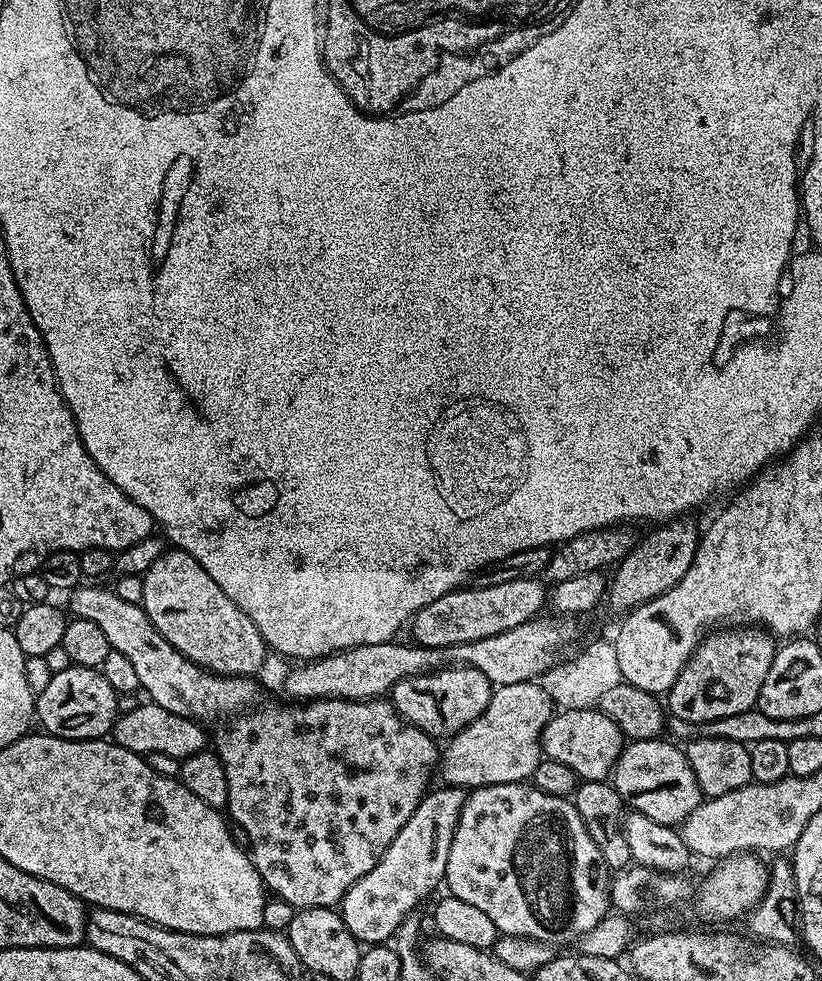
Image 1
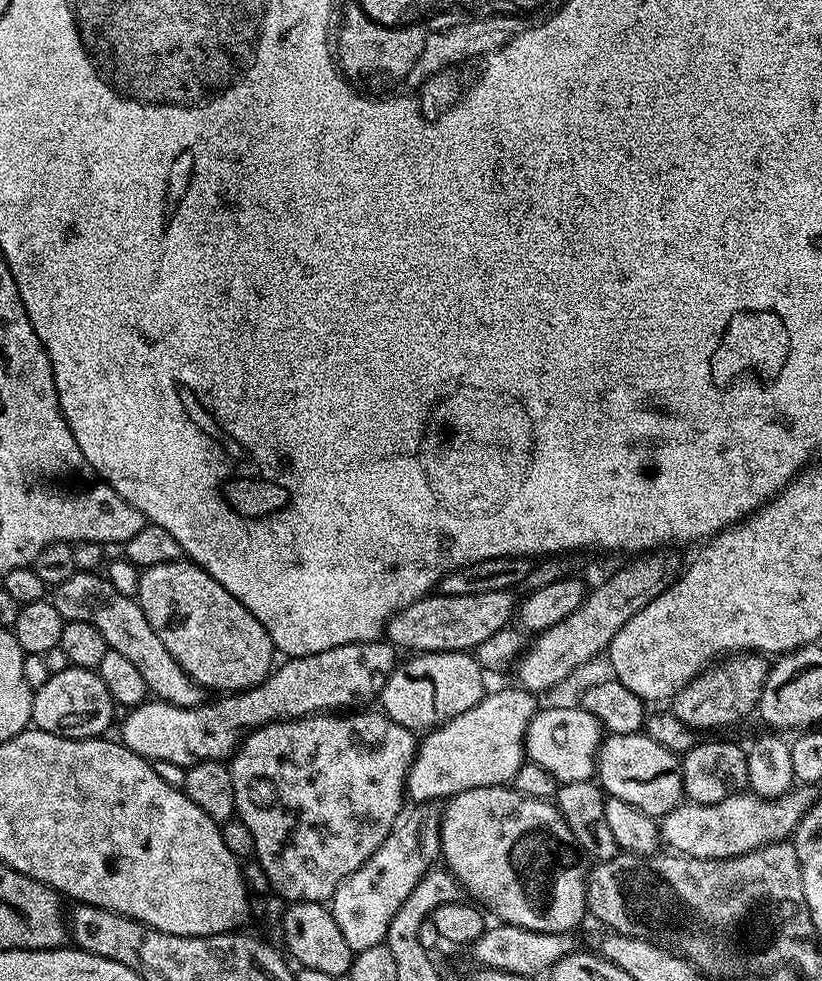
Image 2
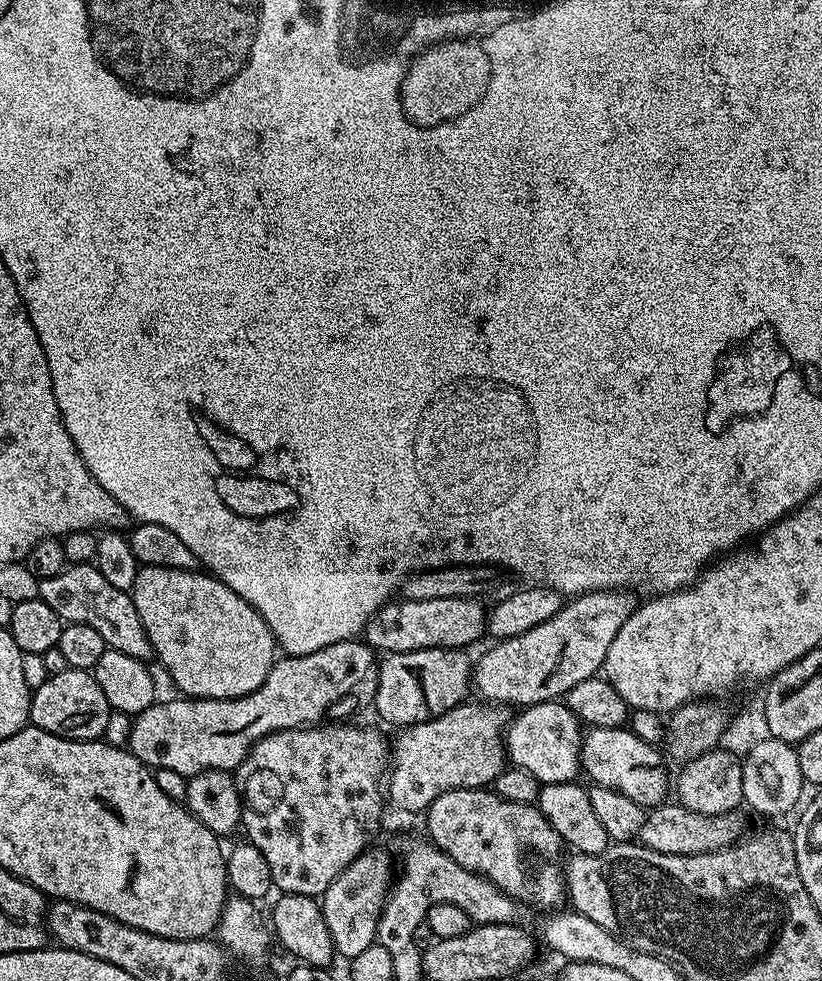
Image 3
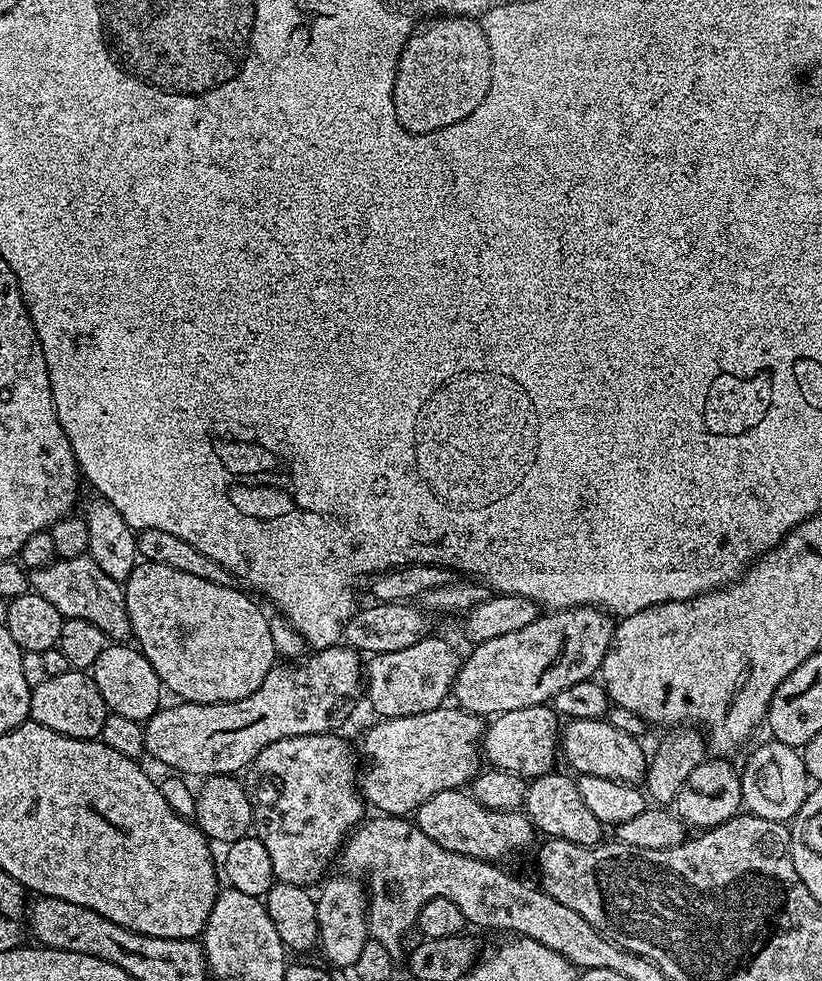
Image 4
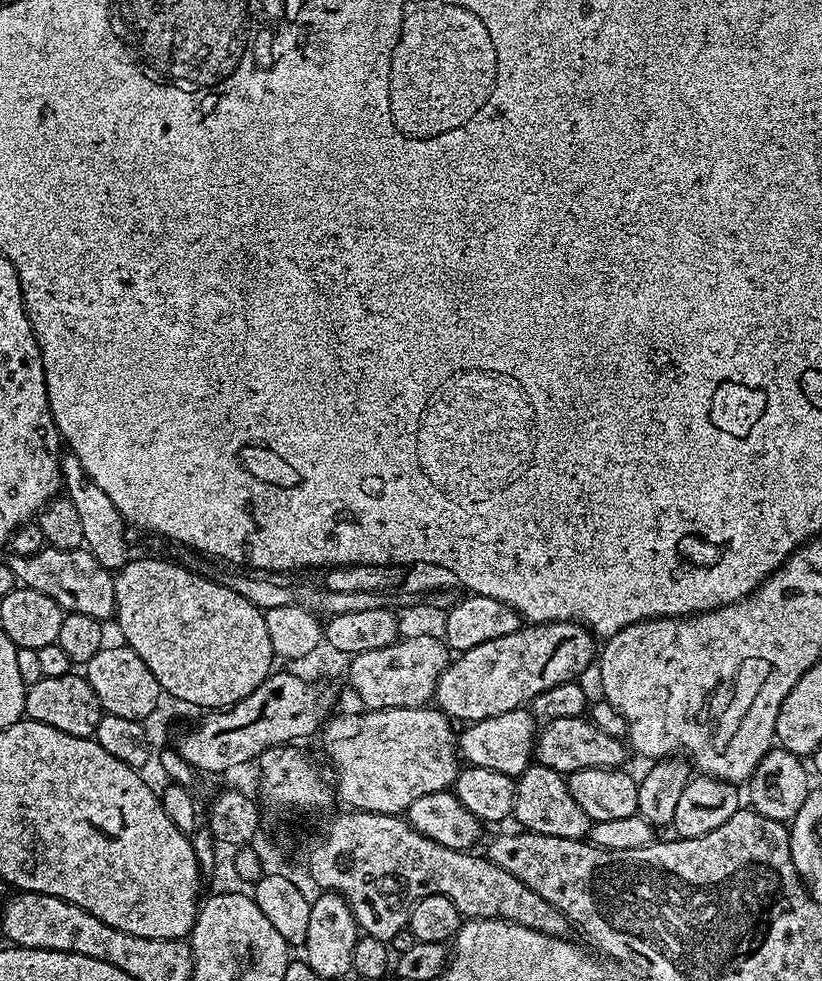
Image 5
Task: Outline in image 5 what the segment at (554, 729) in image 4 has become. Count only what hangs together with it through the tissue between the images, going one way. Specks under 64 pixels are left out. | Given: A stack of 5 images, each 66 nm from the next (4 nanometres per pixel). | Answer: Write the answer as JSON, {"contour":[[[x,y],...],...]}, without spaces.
{"contour":[[[527,707],[477,720],[465,728],[468,729],[462,732],[462,756],[471,767],[494,770],[498,774],[519,778],[533,763],[538,720]]]}

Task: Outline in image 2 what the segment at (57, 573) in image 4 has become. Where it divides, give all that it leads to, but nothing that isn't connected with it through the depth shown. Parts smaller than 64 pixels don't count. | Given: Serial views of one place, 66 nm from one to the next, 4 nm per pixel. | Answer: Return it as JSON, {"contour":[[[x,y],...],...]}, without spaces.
{"contour":[[[75,572],[66,582],[55,585],[50,592],[50,603],[54,610],[65,620],[90,622],[106,638],[109,649],[123,654],[137,670],[146,678],[149,693],[157,700],[165,700],[167,704],[195,708],[202,700],[202,689],[174,662],[170,650],[162,646],[162,638],[154,634],[154,626],[146,622],[146,614],[142,614],[139,603],[126,594],[118,594],[114,586],[103,575],[96,572]]]}

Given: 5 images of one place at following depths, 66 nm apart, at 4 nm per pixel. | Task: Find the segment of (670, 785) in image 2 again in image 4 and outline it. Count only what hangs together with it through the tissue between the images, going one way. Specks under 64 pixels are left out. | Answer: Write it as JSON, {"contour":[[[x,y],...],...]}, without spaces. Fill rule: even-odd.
{"contour":[[[608,718],[599,720],[568,720],[563,725],[559,747],[562,756],[568,759],[573,773],[580,776],[597,776],[622,780],[626,784],[636,784],[645,779],[650,767],[649,757],[640,749],[641,741],[635,736],[620,732],[618,726]],[[576,771],[576,772],[575,772]]]}

